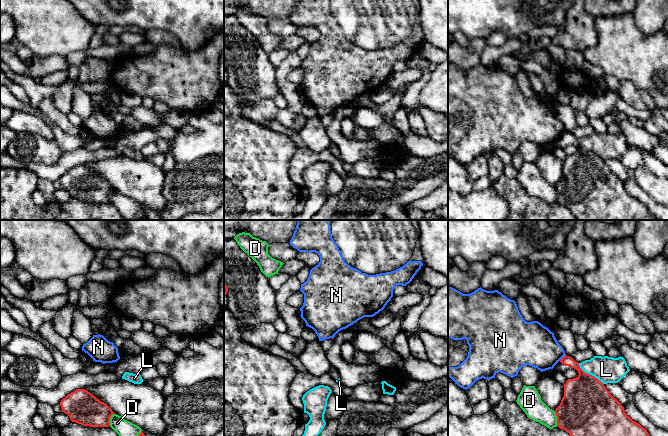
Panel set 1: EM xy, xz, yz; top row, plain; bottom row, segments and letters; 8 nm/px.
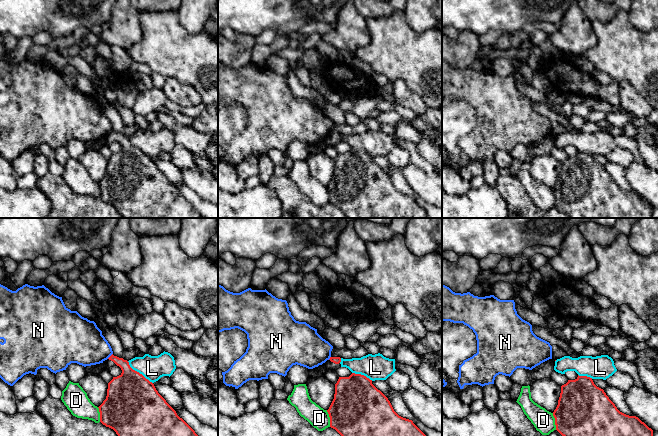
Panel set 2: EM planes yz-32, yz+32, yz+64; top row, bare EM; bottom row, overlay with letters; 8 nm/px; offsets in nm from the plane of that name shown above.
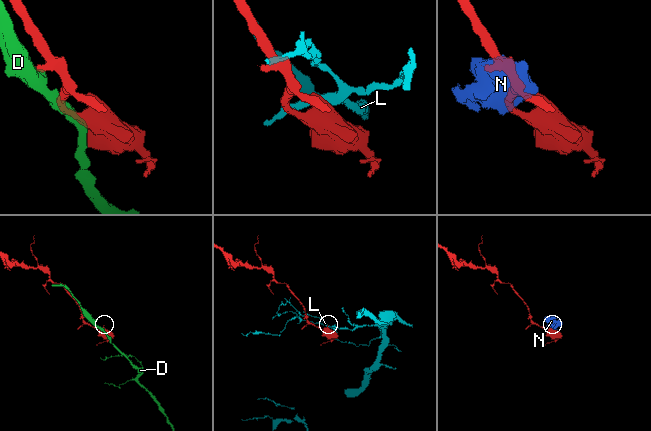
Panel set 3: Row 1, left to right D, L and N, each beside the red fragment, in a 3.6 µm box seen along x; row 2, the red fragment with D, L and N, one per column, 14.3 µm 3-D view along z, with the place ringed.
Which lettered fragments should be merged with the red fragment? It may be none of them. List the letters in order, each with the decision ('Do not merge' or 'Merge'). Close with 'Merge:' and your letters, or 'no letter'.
D: Do not merge
L: Do not merge
N: Do not merge
Merge: no letter

